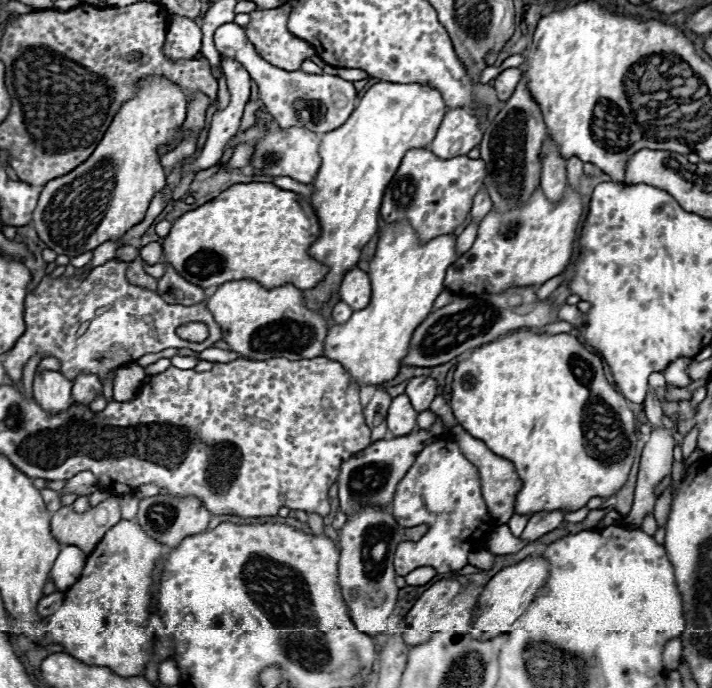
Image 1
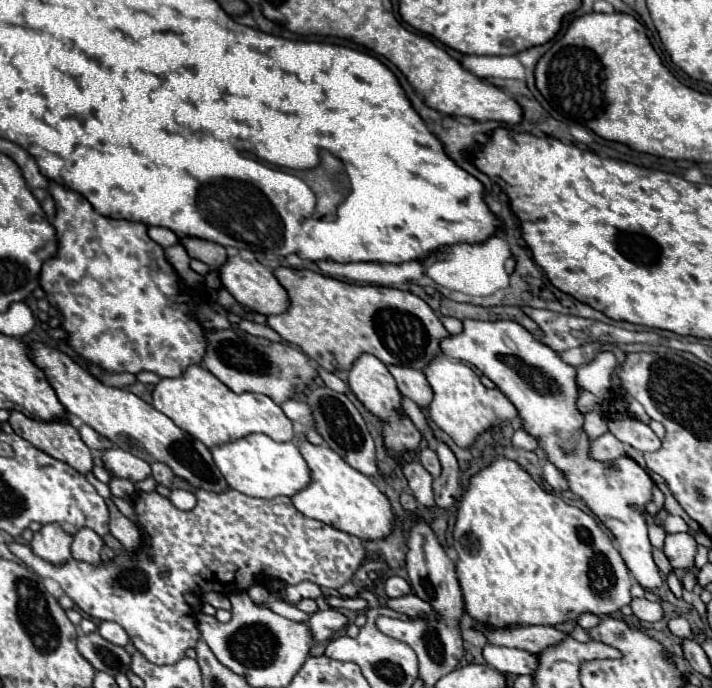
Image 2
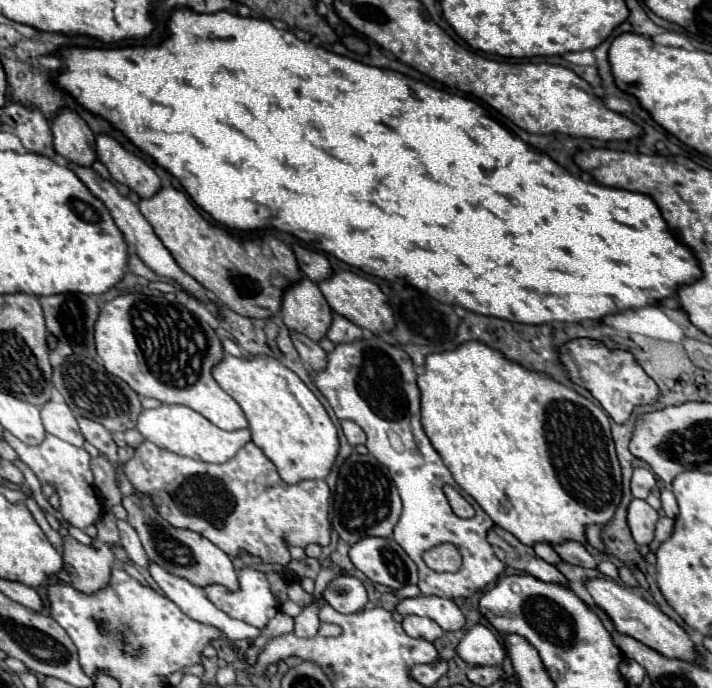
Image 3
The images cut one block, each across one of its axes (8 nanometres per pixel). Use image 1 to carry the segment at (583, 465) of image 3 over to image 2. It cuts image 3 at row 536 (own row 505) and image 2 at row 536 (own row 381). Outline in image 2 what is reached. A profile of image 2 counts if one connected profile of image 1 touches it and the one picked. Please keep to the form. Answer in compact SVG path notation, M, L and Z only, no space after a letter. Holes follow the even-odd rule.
M496 458L492 466L484 468L480 474L470 478L470 486L460 502L458 514L456 514L456 526L454 526L453 547L458 552L458 560L455 562L456 574L462 594L464 594L464 608L474 618L474 622L484 624L486 628L512 628L512 626L556 626L564 622L576 622L578 616L590 612L596 616L612 616L622 606L632 602L630 596L630 572L620 556L620 552L612 546L606 532L596 524L592 516L582 512L576 506L568 506L560 496L546 492L538 482L534 482L528 472L524 472L516 462L506 458Z

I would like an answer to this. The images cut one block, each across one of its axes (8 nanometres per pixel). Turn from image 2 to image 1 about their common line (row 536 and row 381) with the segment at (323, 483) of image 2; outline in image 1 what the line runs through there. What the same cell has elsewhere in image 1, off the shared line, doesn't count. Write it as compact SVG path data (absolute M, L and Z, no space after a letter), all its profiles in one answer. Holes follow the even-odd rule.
M408 220L386 224L374 260L370 262L370 304L364 310L356 310L344 326L334 324L330 328L324 356L342 362L358 384L382 384L392 380L400 370L400 360L406 356L414 326L430 314L434 300L444 290L446 270L460 258L456 240L458 234L442 234L422 242Z

